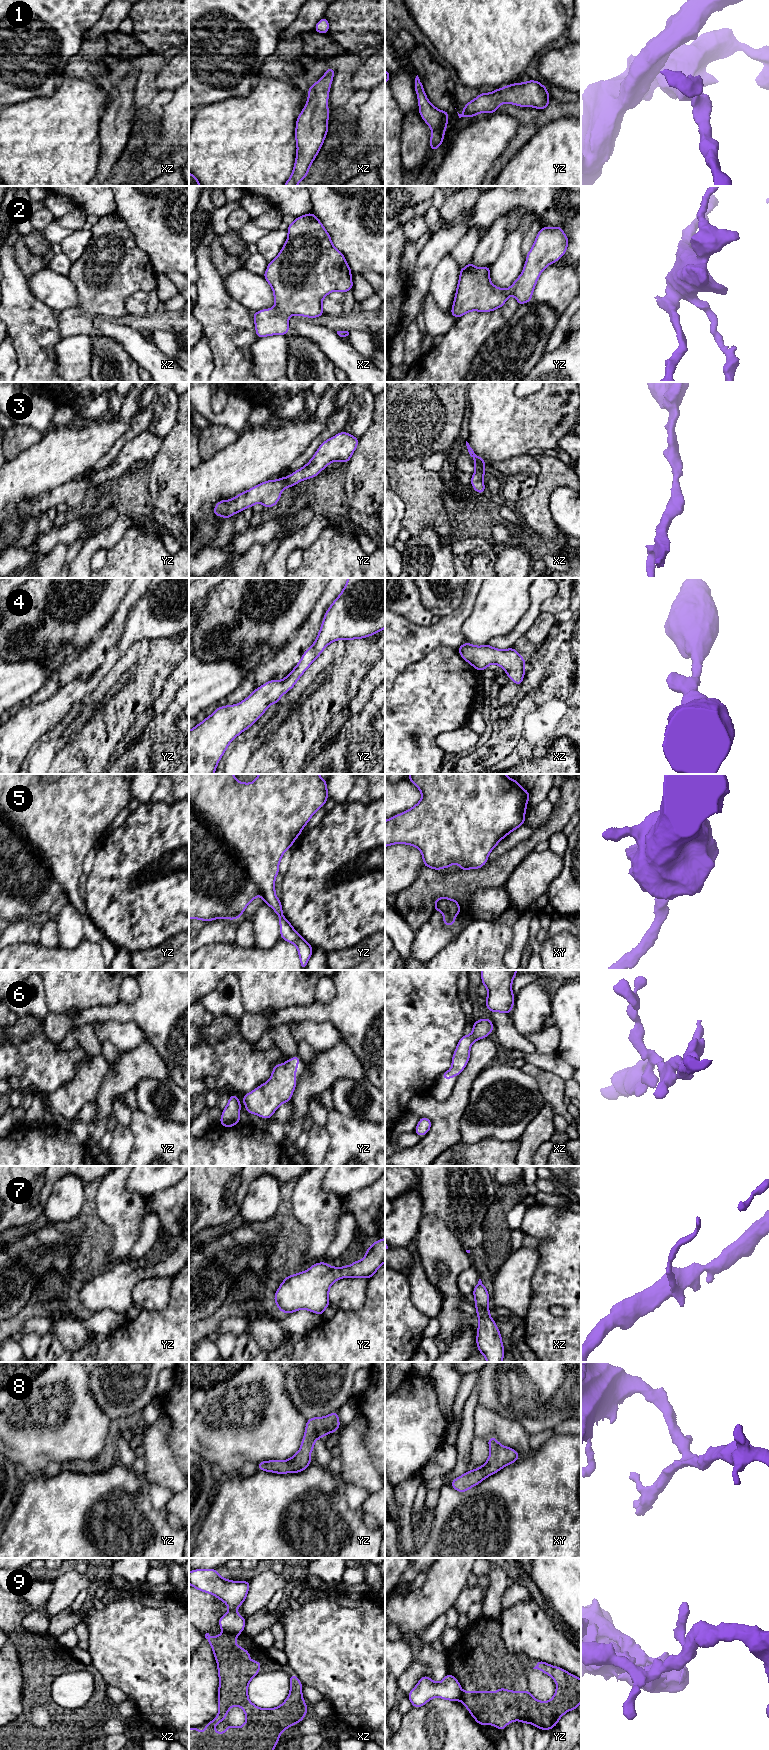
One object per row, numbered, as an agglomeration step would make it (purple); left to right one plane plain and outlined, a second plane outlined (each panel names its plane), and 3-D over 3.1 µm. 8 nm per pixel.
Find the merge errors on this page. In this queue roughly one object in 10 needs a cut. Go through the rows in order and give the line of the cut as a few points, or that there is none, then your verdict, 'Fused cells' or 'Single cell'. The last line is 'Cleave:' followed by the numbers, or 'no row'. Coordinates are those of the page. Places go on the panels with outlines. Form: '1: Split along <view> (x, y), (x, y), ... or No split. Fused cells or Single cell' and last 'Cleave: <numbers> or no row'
1: No split. Single cell
2: No split. Single cell
3: No split. Single cell
4: No split. Single cell
5: No split. Single cell
6: No split. Single cell
7: No split. Single cell
8: No split. Single cell
9: Split along xz (225, 1632), (236, 1635). Fused cells
Cleave: 9

